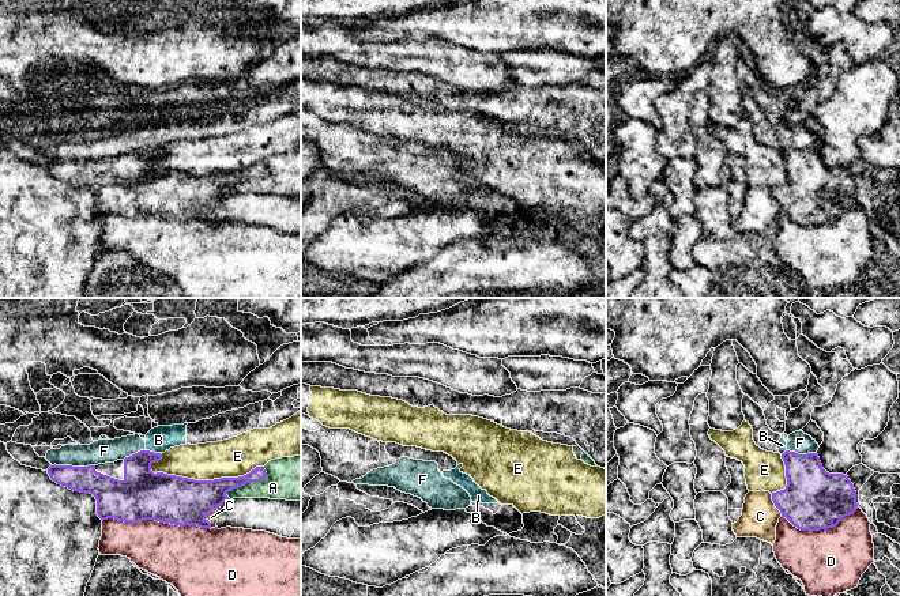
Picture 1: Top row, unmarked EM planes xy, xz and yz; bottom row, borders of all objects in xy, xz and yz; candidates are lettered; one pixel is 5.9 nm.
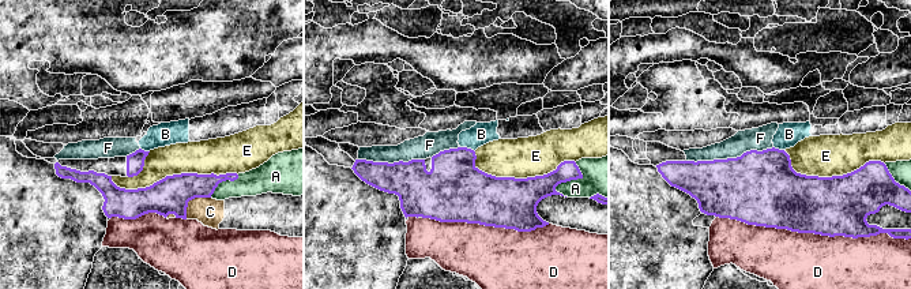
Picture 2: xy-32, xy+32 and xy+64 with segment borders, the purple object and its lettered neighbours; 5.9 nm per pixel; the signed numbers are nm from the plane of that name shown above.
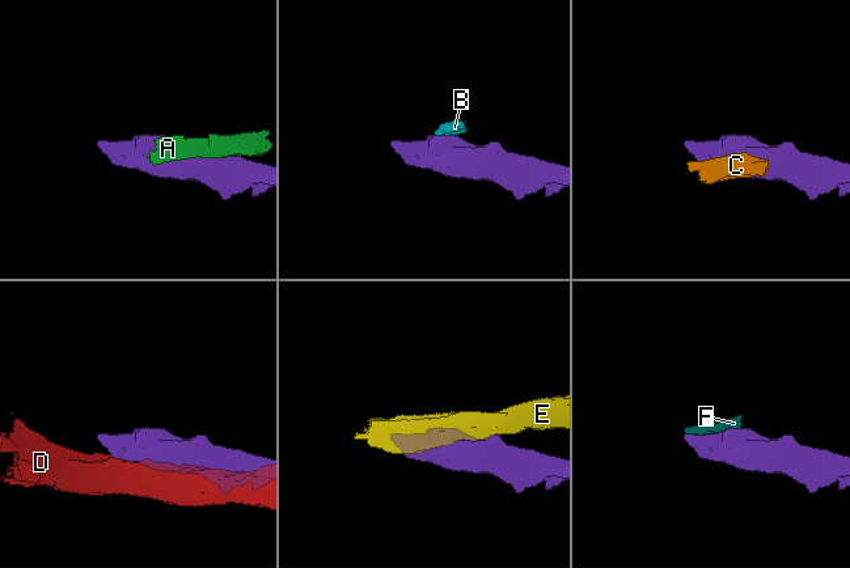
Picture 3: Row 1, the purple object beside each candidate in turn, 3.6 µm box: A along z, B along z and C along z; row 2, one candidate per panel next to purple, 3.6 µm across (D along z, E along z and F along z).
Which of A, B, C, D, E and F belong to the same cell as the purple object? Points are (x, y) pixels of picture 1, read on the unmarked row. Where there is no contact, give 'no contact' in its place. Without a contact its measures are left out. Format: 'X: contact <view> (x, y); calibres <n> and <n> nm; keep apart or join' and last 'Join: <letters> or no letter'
A: contact xy (249, 177); calibres 180 and 260 nm; keep apart
B: contact xy (153, 147); calibres 280 and 160 nm; keep apart
C: contact xy (206, 210); calibres 280 and 60 nm; keep apart
D: contact xy (159, 217); calibres 280 and 360 nm; keep apart
E: contact xy (206, 176); calibres 280 and 240 nm; keep apart
F: contact xy (74, 162); calibres 170 and 140 nm; keep apart
Join: no letter

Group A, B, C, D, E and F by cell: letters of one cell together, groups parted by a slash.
A / B F / C / D / E

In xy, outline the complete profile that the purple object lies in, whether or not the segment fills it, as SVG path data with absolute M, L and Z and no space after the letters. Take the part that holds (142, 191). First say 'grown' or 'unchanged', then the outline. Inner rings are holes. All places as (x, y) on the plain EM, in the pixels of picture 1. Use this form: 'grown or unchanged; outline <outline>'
grown; outline M140 146L124 155L98 161L54 159L48 163L48 169L57 180L93 189L97 195L97 210L102 216L155 215L200 223L211 223L206 211L230 195L227 186L267 171L264 162L256 162L244 171L214 176L154 169L151 159L161 152L161 148Z

